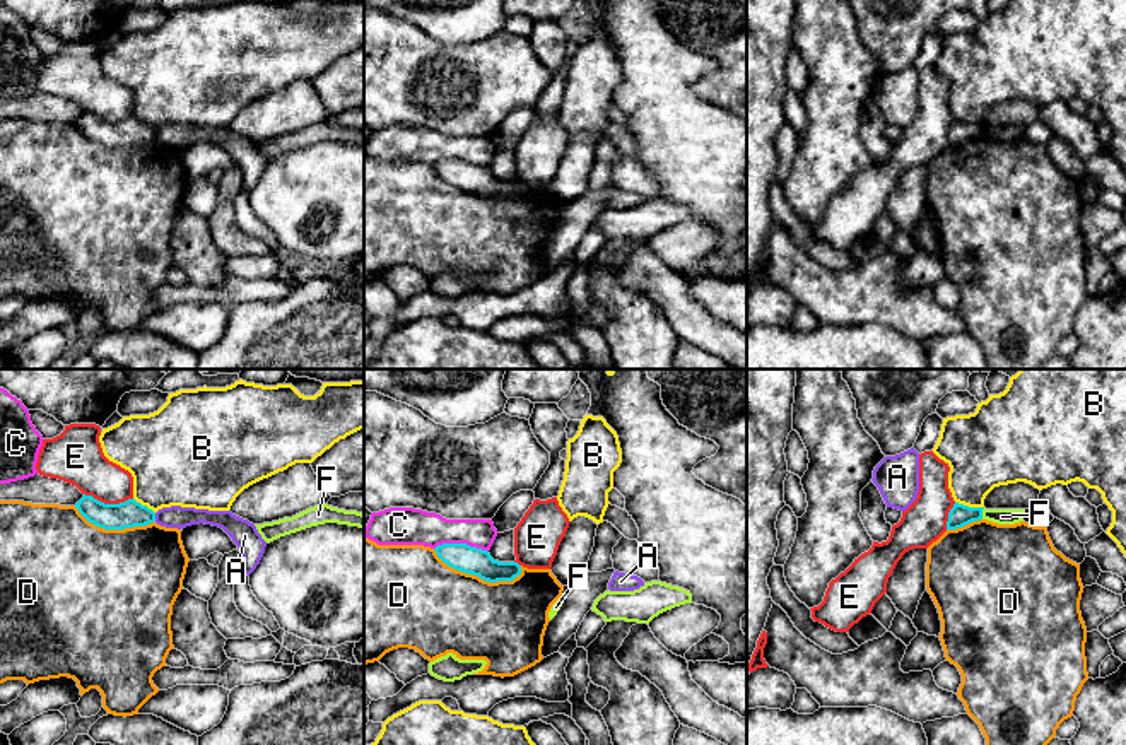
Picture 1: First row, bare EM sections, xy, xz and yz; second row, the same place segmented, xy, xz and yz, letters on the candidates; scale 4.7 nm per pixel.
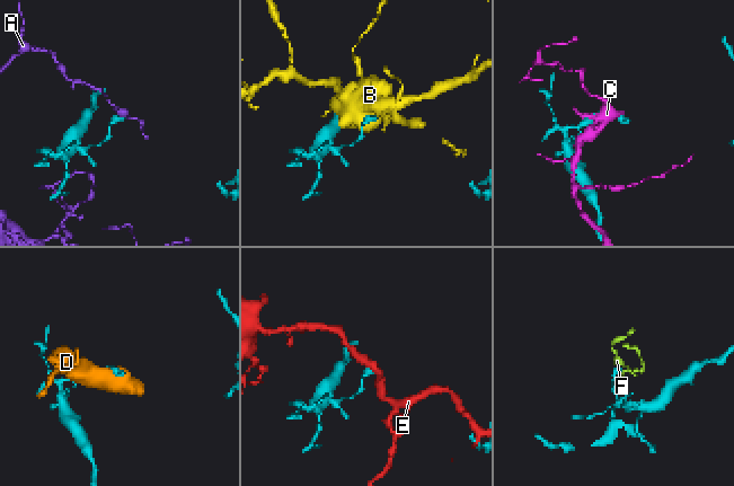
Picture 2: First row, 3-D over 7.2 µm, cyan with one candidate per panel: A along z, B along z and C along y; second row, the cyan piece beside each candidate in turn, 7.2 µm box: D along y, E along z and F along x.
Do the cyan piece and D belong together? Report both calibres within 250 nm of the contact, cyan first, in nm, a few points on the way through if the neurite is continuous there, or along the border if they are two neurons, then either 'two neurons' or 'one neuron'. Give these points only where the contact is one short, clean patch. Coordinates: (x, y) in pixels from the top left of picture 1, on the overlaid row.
calibres 130 and 420 nm; two neurons

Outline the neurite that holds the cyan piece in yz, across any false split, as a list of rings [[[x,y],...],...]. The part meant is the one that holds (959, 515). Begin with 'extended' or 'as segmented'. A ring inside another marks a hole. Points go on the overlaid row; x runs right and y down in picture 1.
as segmented; [[[955,502],[948,513],[947,530],[957,530],[972,521],[982,519],[982,509],[984,507],[969,507]]]

